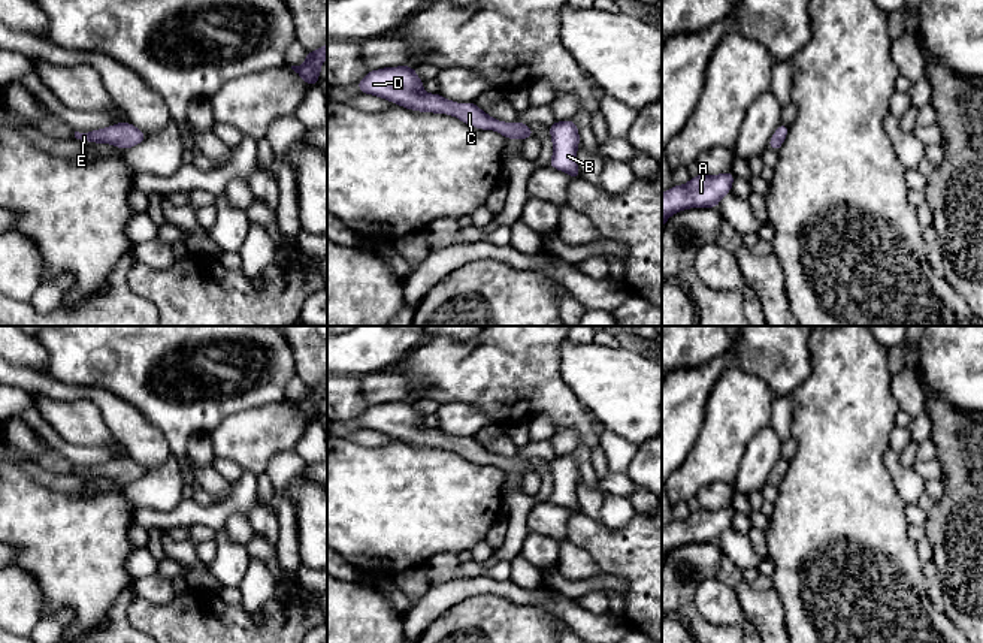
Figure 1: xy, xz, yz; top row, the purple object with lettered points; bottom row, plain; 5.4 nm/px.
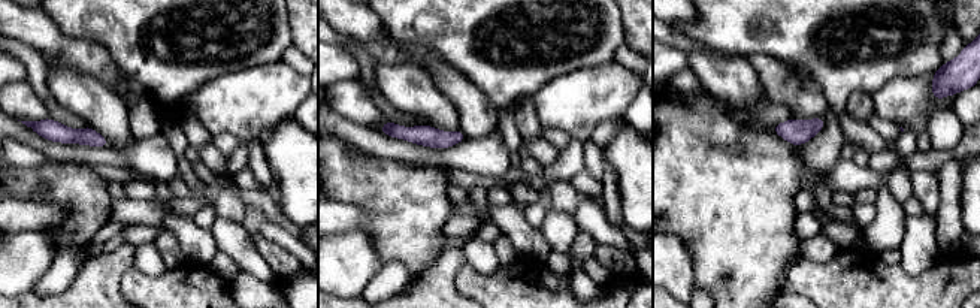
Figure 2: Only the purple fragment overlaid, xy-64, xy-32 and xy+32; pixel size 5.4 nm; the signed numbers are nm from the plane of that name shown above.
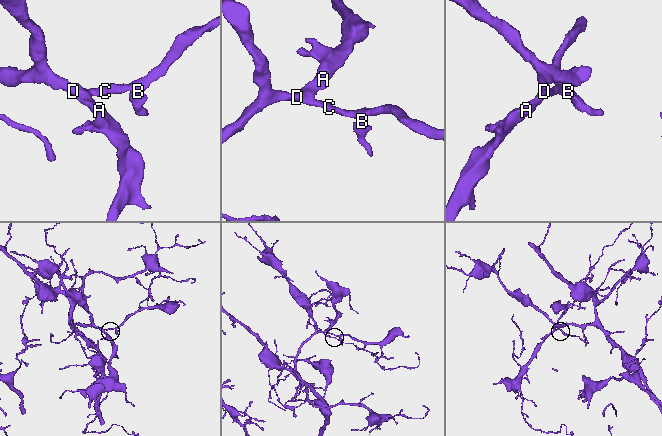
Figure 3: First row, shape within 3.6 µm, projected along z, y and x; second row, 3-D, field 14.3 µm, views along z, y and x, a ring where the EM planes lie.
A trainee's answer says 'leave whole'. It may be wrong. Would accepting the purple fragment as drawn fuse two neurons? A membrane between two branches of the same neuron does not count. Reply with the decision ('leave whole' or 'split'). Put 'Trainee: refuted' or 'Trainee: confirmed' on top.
Trainee: confirmed
leave whole

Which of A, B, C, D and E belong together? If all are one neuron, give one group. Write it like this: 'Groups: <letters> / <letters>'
Groups: A B C D E

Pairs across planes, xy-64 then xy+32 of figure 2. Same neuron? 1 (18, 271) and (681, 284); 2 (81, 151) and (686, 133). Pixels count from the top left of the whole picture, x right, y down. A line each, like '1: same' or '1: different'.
1: same
2: different

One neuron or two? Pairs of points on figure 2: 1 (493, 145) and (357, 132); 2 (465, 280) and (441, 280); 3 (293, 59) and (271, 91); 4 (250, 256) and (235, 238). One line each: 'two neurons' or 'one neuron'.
1: one neuron
2: two neurons
3: two neurons
4: one neuron

